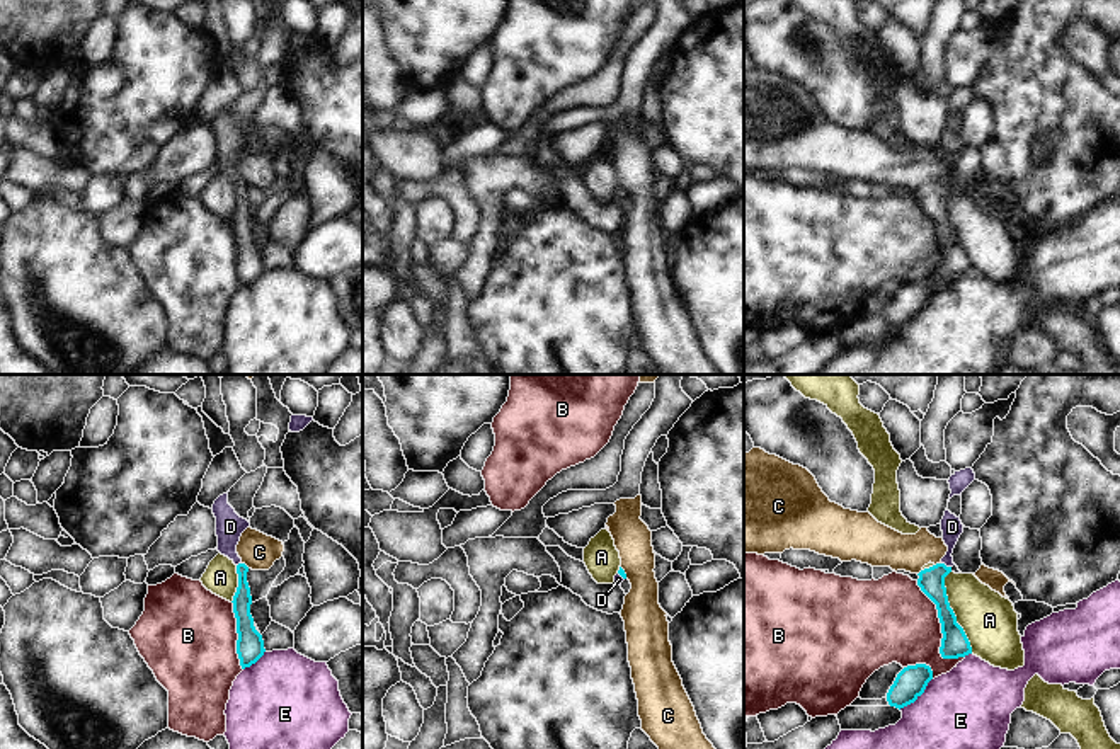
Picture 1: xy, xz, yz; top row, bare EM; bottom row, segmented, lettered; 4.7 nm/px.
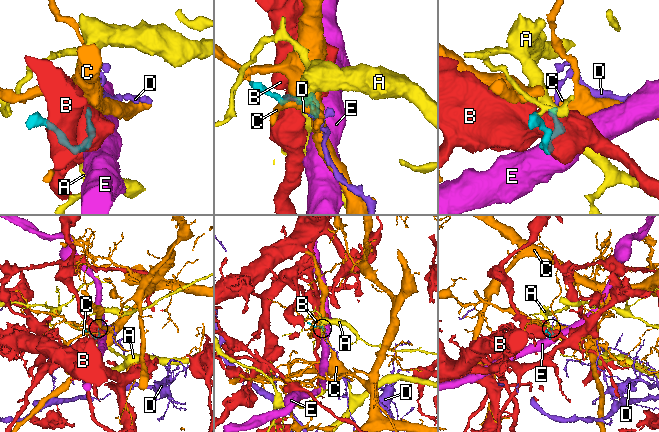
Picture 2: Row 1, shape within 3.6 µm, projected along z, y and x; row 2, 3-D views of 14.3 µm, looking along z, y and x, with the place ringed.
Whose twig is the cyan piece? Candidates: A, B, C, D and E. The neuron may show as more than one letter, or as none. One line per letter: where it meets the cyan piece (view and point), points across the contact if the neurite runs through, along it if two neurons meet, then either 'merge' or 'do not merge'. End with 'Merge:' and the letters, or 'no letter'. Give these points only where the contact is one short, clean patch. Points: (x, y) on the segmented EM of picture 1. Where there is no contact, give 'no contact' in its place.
A: yz (952, 611) | do not merge
B: yz (942, 630) | do not merge
C: xy (244, 564) | along xy (242, 562), (249, 567) | do not merge
D: yz (945, 566) | across yz (931, 581), (945, 566), (952, 526) | merge
E: yz (918, 695) | do not merge
Merge: D

